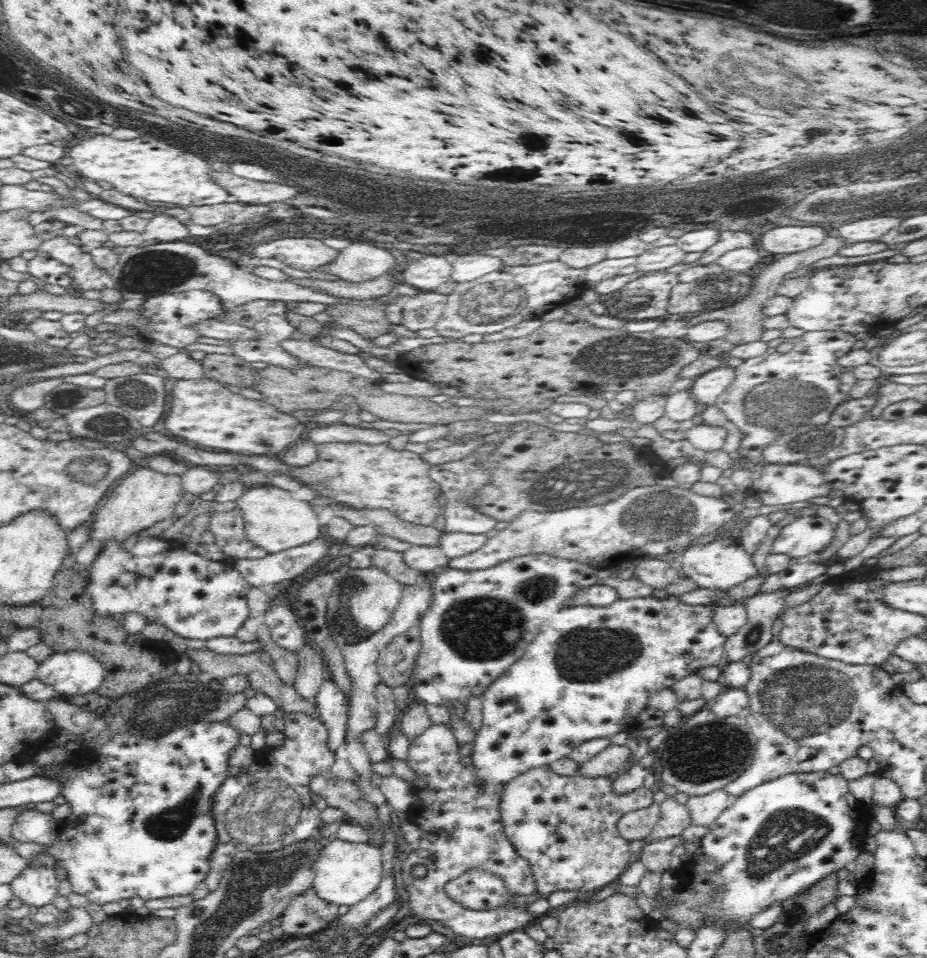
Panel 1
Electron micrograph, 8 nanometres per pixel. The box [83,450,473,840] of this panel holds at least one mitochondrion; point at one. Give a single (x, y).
(183, 703)

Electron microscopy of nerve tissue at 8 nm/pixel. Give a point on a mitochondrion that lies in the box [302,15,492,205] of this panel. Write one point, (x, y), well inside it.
(414, 170)

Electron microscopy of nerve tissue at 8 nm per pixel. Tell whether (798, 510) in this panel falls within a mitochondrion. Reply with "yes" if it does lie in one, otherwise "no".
no

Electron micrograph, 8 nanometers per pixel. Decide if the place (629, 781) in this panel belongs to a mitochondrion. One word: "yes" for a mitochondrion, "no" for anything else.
no

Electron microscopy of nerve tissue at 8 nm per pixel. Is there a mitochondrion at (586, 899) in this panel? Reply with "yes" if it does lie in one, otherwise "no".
no

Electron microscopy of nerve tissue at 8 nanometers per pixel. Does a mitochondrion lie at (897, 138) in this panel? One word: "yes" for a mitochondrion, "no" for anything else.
yes

